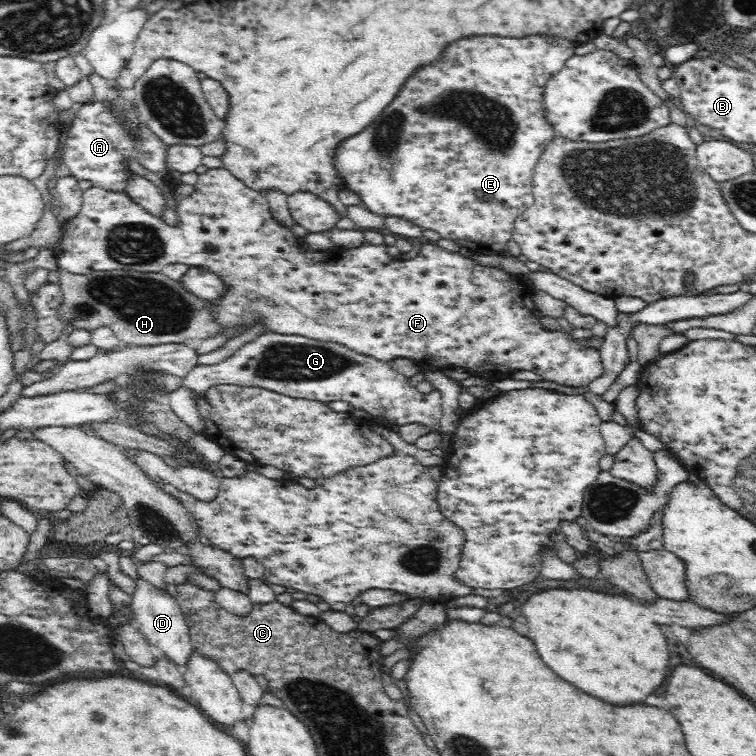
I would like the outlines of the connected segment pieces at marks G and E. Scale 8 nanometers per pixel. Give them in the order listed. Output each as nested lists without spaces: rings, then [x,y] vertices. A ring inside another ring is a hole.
[[[264,334],[256,340],[247,343],[233,356],[217,364],[198,365],[179,382],[179,388],[196,393],[204,393],[216,385],[238,385],[245,387],[265,388],[292,398],[308,399],[330,403],[346,401],[355,409],[366,410],[372,416],[386,418],[392,424],[423,425],[431,432],[438,432],[442,412],[442,391],[434,389],[429,394],[422,394],[410,385],[409,379],[394,371],[387,362],[372,358],[370,355],[358,354],[341,343],[329,340],[311,339],[298,335]]]
[[[534,34],[528,38],[482,36],[482,38],[462,38],[462,42],[454,42],[450,50],[442,52],[442,62],[434,62],[434,66],[426,66],[426,70],[418,70],[418,74],[414,74],[414,78],[410,78],[410,82],[402,86],[396,100],[382,114],[382,122],[376,120],[362,134],[346,140],[342,146],[335,148],[338,150],[335,152],[333,163],[335,172],[348,182],[350,190],[360,194],[360,198],[372,212],[400,217],[412,221],[423,229],[436,230],[442,238],[455,240],[460,247],[468,247],[474,252],[484,255],[501,254],[506,250],[508,240],[512,240],[515,220],[534,204],[531,189],[534,168],[542,150],[554,140],[554,126],[548,122],[548,118],[542,118],[542,86],[546,86],[546,78],[551,78],[550,74],[558,74],[559,70],[563,69],[562,66],[566,66],[567,60],[576,55],[578,44],[580,43],[548,34]]]

